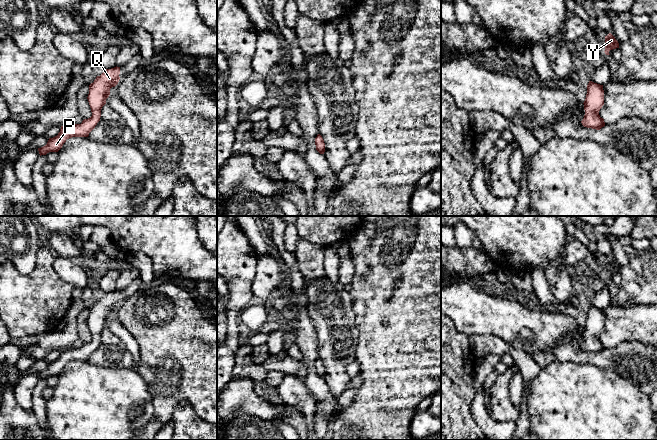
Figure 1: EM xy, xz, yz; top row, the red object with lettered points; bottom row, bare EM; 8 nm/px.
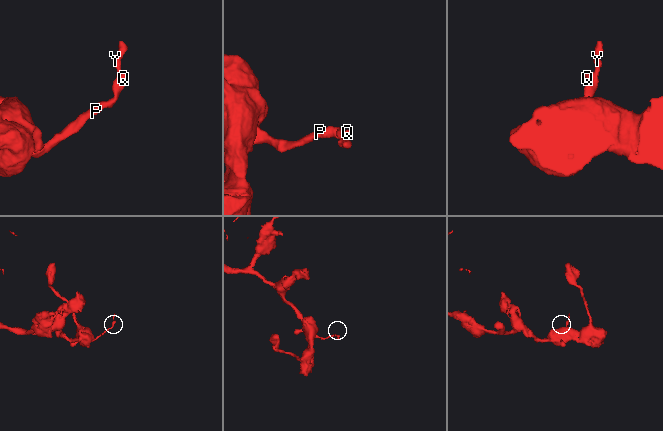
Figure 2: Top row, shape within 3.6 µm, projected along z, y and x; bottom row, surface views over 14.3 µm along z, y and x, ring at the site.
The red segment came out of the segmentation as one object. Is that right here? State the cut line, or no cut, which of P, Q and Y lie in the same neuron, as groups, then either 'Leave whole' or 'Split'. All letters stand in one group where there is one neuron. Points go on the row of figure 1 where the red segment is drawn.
No split. Groups: P Q Y. Leave whole

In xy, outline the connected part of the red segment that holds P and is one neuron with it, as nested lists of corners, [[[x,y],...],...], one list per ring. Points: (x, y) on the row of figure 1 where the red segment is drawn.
[[[120,67],[105,69],[97,76],[93,83],[89,85],[88,102],[92,116],[84,119],[81,124],[69,124],[61,126],[57,136],[49,138],[47,144],[38,148],[39,154],[46,155],[49,152],[58,152],[67,139],[72,137],[88,137],[89,133],[100,121],[101,109],[106,104],[106,99],[110,95],[110,89],[115,87],[119,80]]]

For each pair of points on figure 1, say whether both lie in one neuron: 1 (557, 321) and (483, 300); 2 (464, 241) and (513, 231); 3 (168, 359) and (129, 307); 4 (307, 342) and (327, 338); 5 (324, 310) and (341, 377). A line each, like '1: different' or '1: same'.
1: same
2: different
3: same
4: different
5: same

